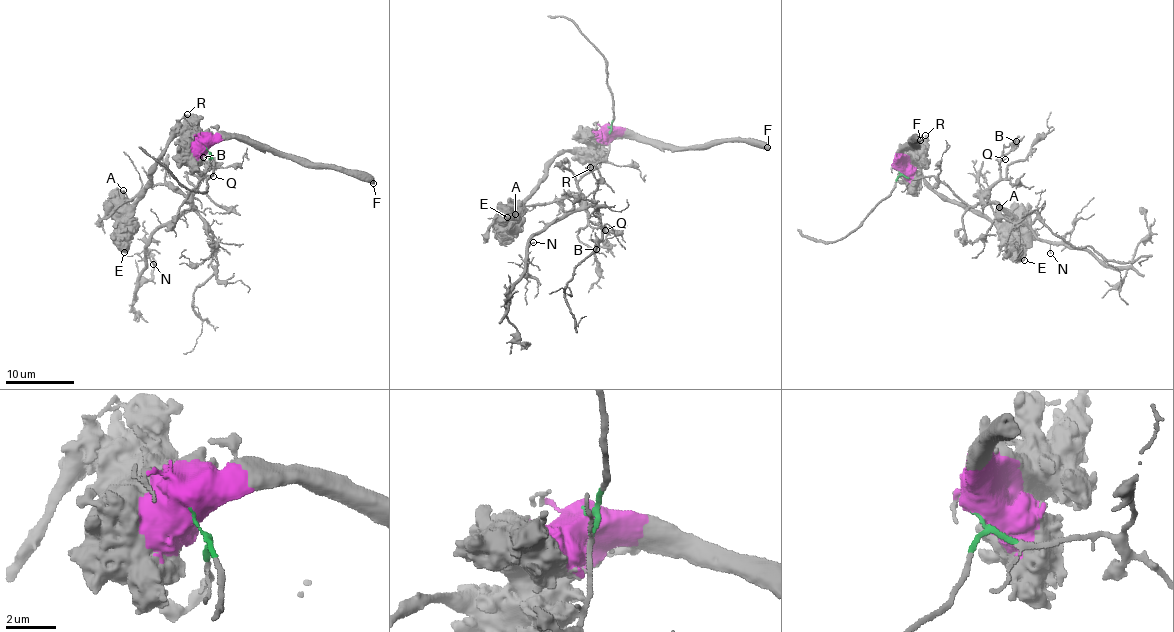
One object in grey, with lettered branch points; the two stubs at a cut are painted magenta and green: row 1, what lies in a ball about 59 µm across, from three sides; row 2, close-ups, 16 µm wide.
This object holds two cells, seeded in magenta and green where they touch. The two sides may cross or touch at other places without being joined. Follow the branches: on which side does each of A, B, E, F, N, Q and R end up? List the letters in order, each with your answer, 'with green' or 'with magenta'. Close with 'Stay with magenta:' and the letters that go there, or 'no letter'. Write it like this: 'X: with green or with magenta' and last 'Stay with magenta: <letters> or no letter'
A: with magenta
B: with green
E: with magenta
F: with magenta
N: with green
Q: with green
R: with magenta
Stay with magenta: A, E, F, R

